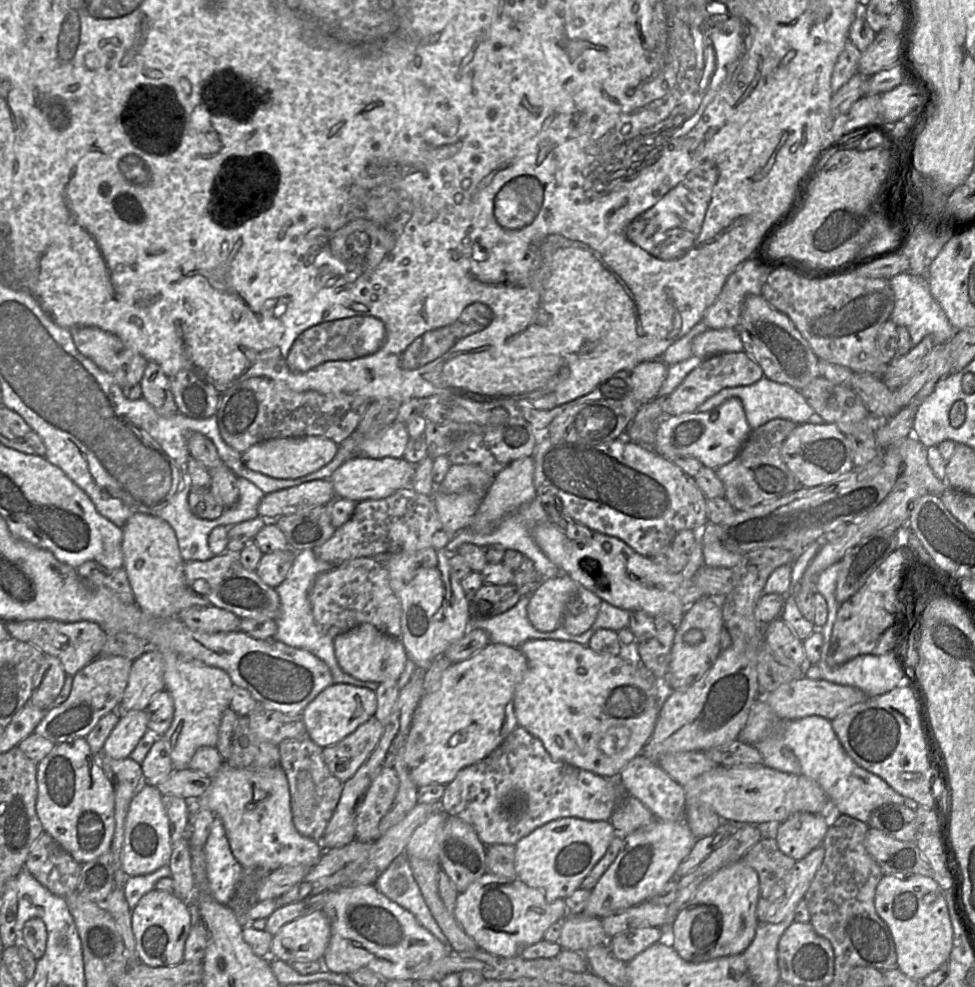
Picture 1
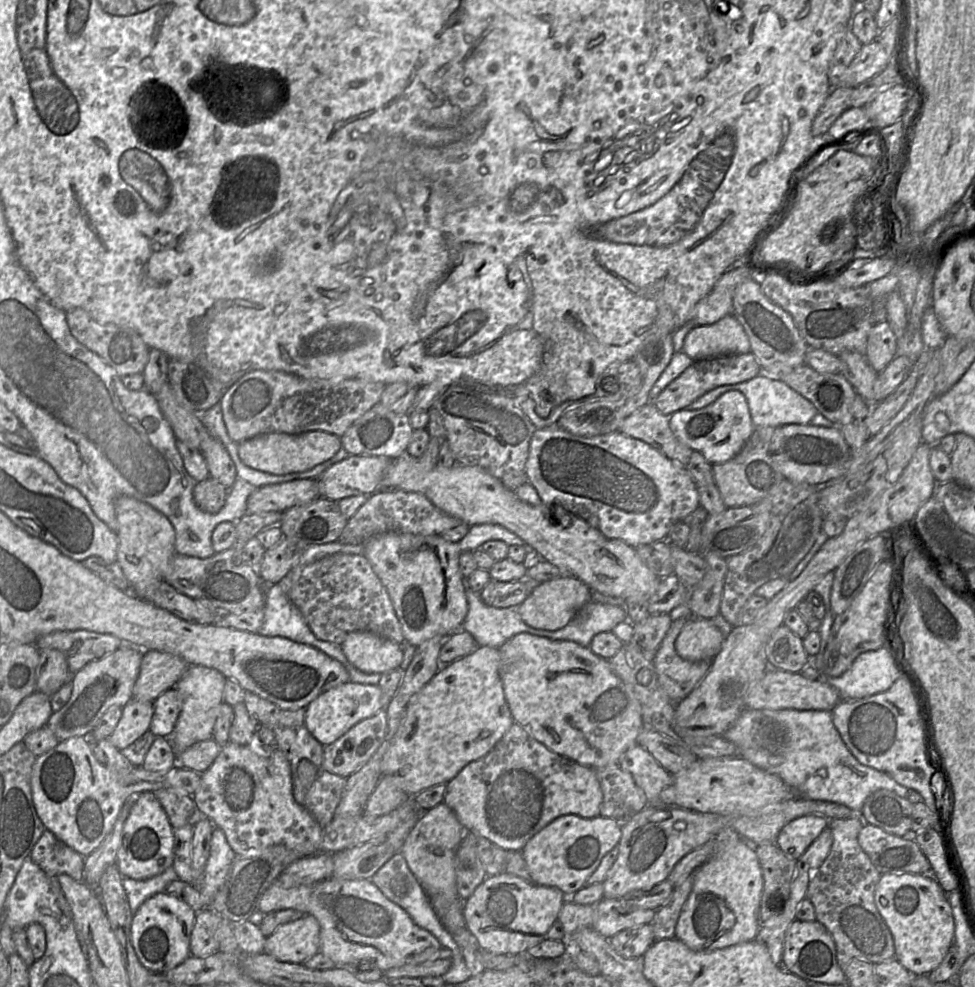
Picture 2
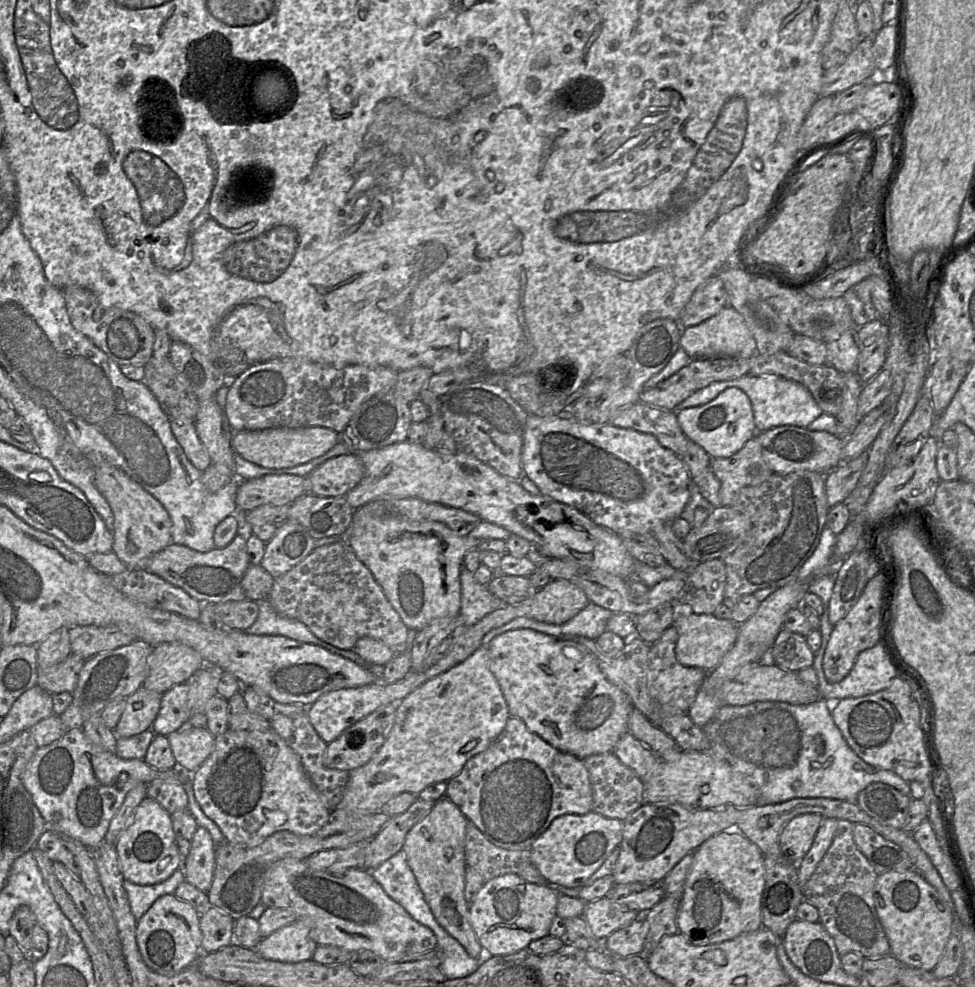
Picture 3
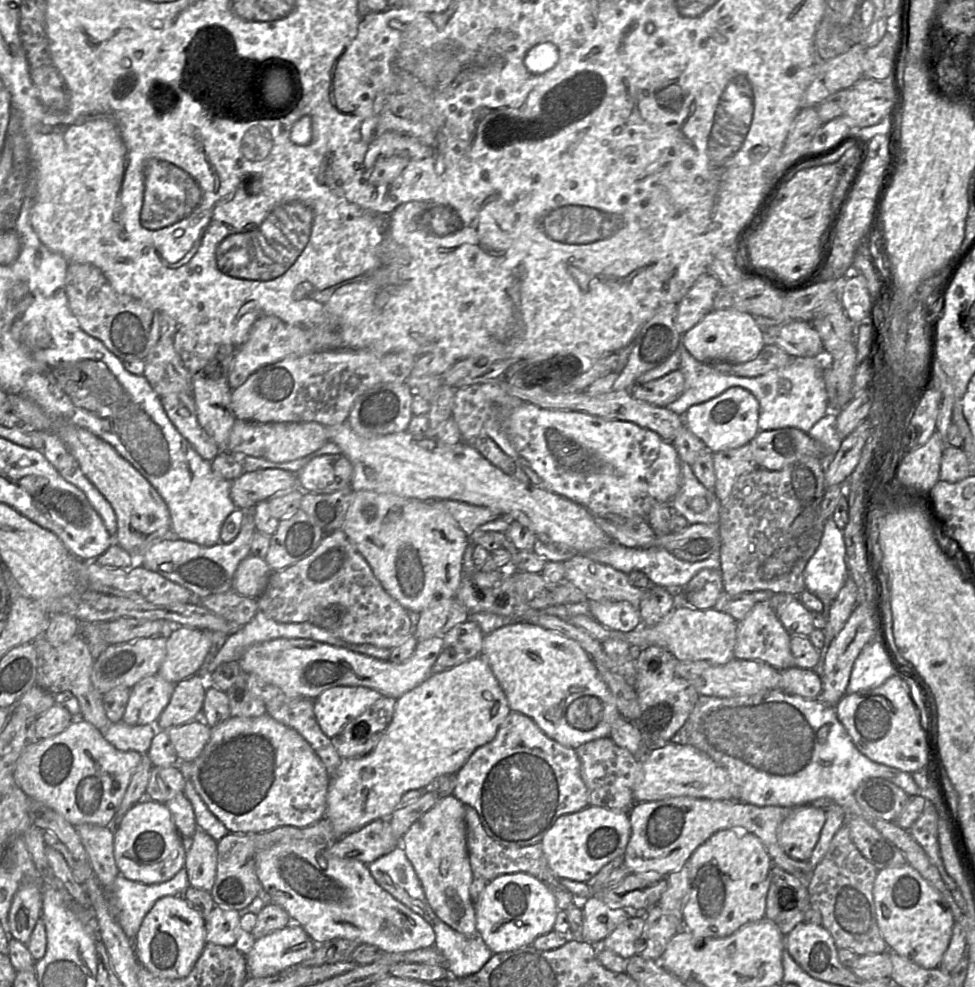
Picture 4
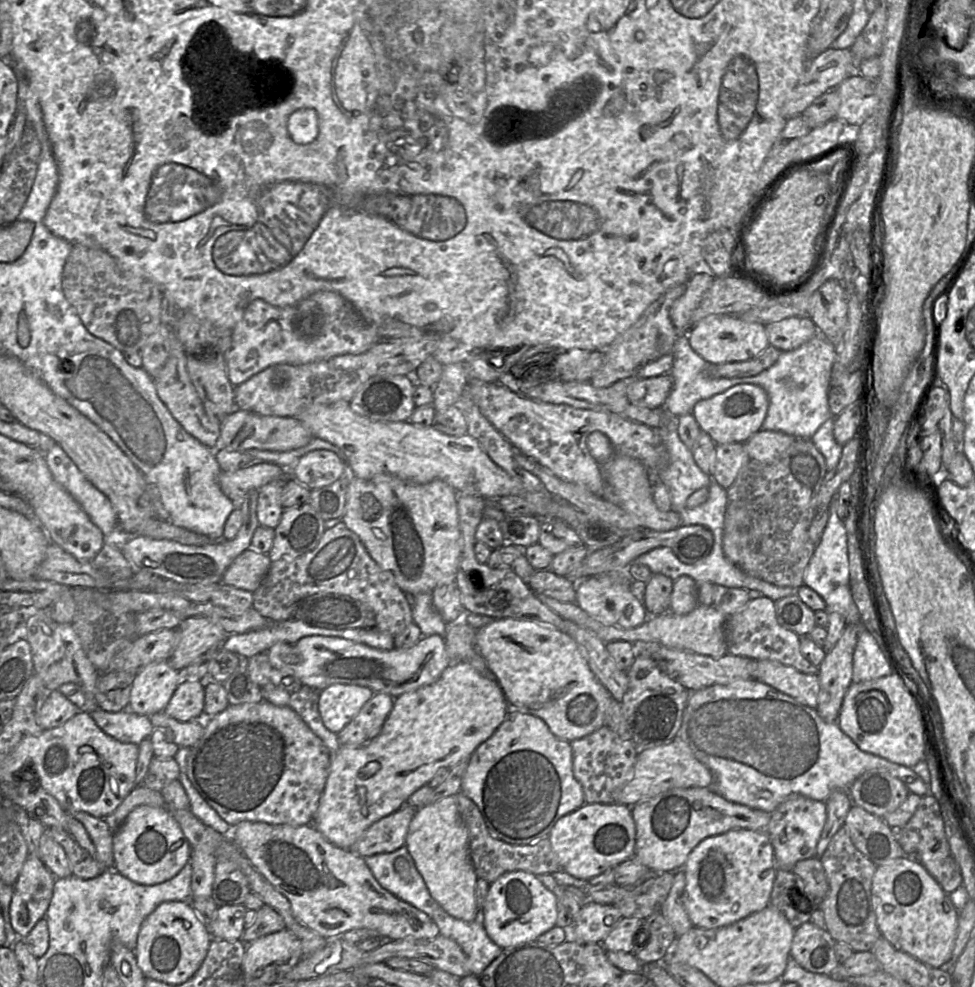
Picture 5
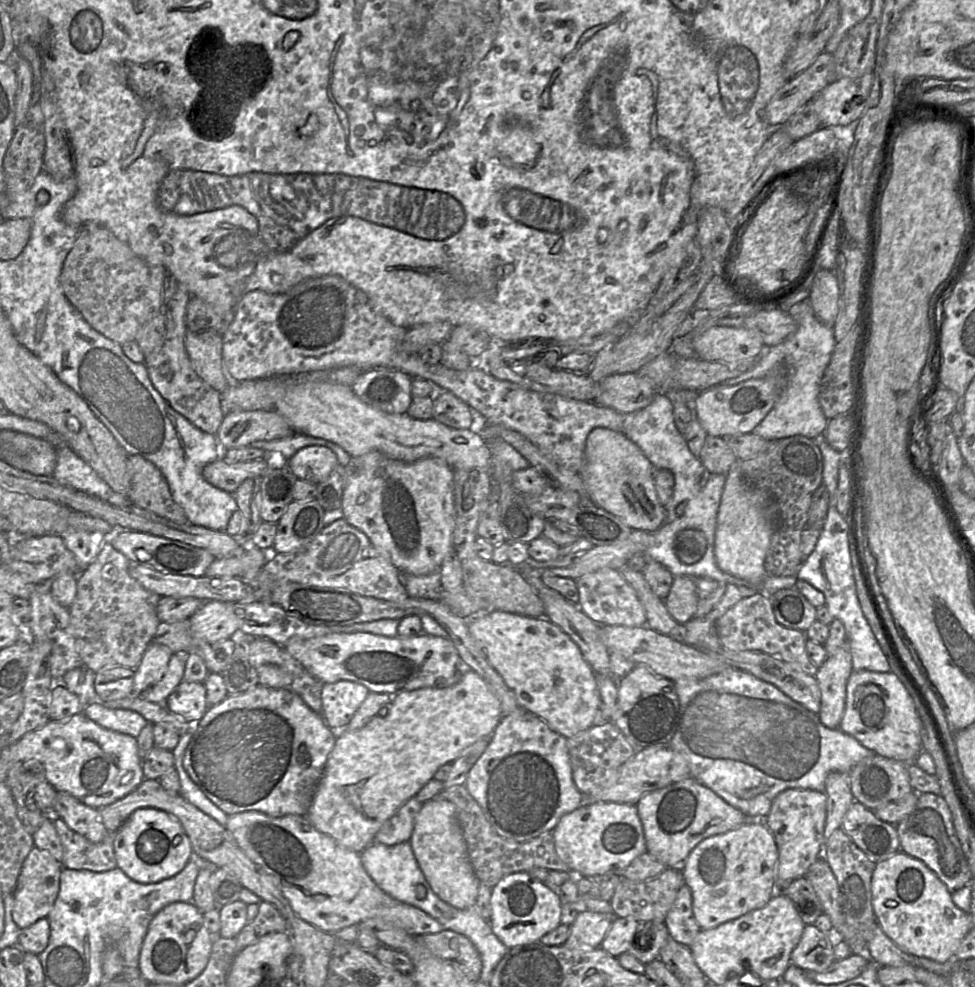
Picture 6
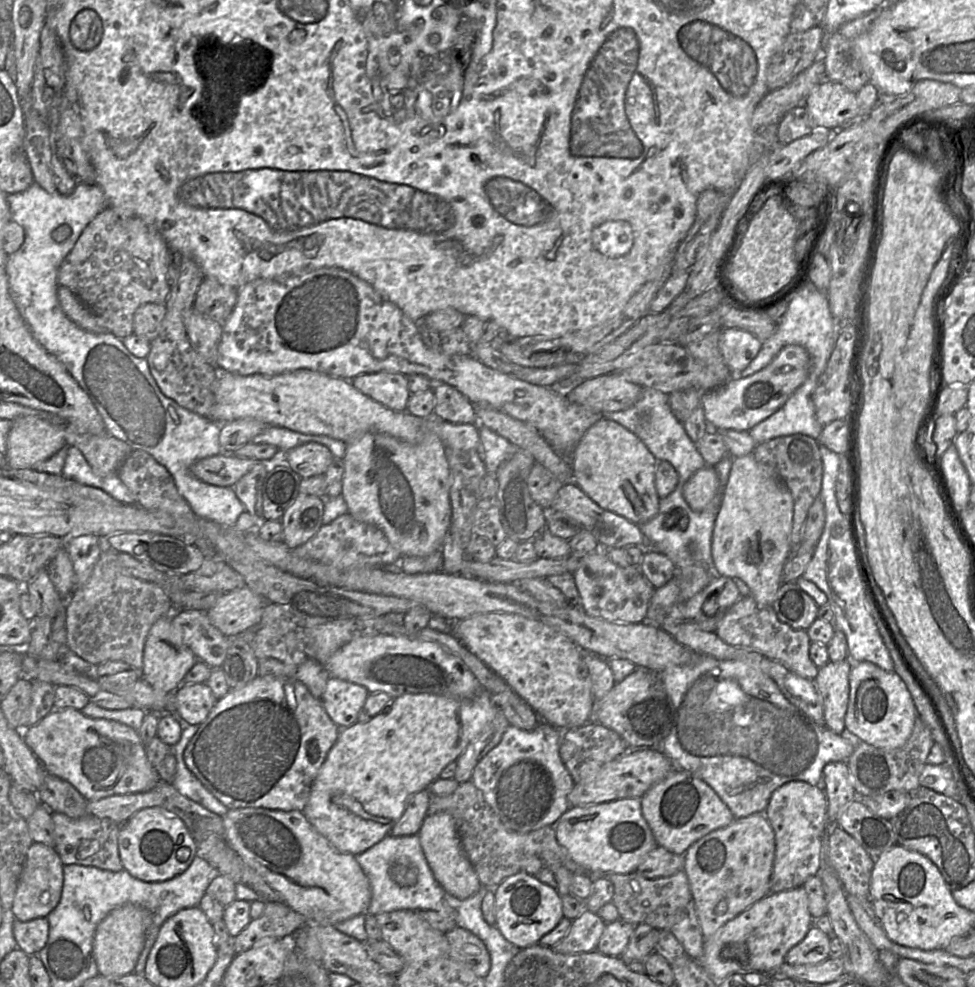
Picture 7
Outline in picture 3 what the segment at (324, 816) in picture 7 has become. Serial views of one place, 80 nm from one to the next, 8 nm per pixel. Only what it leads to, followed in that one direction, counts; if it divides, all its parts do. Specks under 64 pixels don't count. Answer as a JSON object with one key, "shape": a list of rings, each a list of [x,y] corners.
{"shape":[[[482,645],[467,659],[428,680],[396,704],[395,722],[387,739],[369,762],[349,772],[349,782],[338,808],[381,812],[389,800],[402,792],[418,795],[431,784],[448,782],[470,758],[490,746],[510,717],[502,689],[490,669],[488,648]]]}

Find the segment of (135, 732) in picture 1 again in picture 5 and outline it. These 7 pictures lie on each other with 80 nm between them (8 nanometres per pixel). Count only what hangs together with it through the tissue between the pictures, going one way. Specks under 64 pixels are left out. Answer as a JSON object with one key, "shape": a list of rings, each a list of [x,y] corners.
{"shape":[[[168,661],[148,664],[135,675],[128,709],[144,716],[163,711],[182,678]]]}

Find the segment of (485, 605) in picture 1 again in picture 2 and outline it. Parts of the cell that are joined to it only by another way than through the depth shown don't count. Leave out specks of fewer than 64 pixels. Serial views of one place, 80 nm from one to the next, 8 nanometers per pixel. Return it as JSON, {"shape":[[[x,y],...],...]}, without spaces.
{"shape":[[[490,579],[479,593],[485,604],[496,608],[519,605],[528,596],[523,579],[506,582]]]}

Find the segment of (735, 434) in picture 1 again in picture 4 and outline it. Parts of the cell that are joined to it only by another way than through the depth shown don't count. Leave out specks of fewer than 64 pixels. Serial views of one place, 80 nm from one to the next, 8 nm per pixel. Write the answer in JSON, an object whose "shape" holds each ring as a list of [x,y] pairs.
{"shape":[[[734,386],[719,396],[691,406],[684,414],[684,424],[712,453],[739,448],[750,443],[757,433],[759,403],[748,390]]]}

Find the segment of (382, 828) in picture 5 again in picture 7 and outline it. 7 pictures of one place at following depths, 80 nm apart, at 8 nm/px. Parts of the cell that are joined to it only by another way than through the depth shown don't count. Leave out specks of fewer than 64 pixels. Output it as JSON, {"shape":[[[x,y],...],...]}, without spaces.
{"shape":[[[423,789],[415,793],[407,803],[405,811],[394,824],[390,835],[400,837],[418,834],[429,807],[429,791]]]}

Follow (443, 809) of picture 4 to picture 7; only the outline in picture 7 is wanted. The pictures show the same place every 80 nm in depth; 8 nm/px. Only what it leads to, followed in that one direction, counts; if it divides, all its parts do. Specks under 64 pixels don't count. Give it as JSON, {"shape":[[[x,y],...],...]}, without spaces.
{"shape":[[[448,812],[427,815],[422,822],[418,836],[423,853],[435,879],[447,893],[463,900],[474,895],[482,887],[463,851],[454,819]]]}

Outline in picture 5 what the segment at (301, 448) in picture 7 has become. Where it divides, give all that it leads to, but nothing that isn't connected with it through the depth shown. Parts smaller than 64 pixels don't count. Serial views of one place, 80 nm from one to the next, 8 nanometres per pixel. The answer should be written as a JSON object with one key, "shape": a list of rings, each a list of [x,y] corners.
{"shape":[[[324,449],[303,455],[293,468],[295,480],[310,490],[328,486],[346,472],[346,463],[334,452]]]}

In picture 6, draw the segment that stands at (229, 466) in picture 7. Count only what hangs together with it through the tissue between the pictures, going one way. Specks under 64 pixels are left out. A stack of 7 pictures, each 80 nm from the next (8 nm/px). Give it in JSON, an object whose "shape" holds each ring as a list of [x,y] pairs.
{"shape":[[[222,457],[202,469],[203,478],[214,487],[234,494],[243,481],[264,476],[269,471],[264,459],[227,463]]]}

